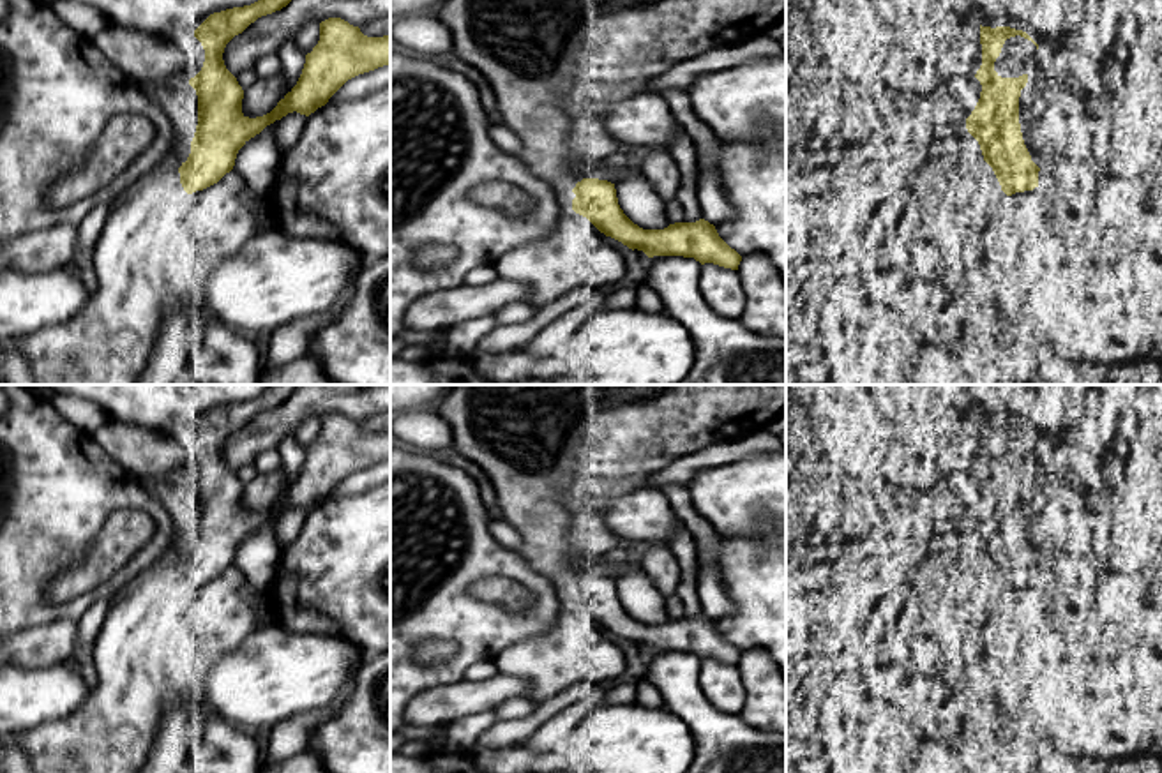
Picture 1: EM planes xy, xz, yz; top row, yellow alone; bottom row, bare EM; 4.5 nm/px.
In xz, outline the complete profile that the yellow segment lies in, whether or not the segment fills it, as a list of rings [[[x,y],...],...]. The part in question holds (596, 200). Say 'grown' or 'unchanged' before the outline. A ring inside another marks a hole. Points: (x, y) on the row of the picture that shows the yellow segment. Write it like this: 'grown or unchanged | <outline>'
unchanged | [[[583,178],[572,189],[572,210],[586,217],[600,233],[629,249],[653,256],[694,258],[701,265],[713,263],[738,270],[742,256],[731,249],[705,219],[675,222],[664,229],[643,229],[620,208],[615,184],[599,178]]]

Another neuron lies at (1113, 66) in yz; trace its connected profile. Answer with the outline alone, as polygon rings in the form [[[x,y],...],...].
[[[1120,39],[1109,48],[1109,53],[1098,65],[1102,72],[1104,90],[1109,95],[1114,95],[1114,92],[1121,85],[1127,58],[1128,58],[1127,41]]]

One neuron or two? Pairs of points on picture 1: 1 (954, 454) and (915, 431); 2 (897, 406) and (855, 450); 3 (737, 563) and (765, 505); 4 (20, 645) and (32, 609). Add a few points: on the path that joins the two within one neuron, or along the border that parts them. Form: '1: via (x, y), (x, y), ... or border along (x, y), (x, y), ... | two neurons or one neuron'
1: via (945, 445), (935, 435), (924, 431) | one neuron
2: border along (867, 403), (887, 424), (896, 442) | two neurons
3: border along (767, 521), (756, 535), (717, 532) | two neurons
4: border along (66, 618), (18, 632) | two neurons

